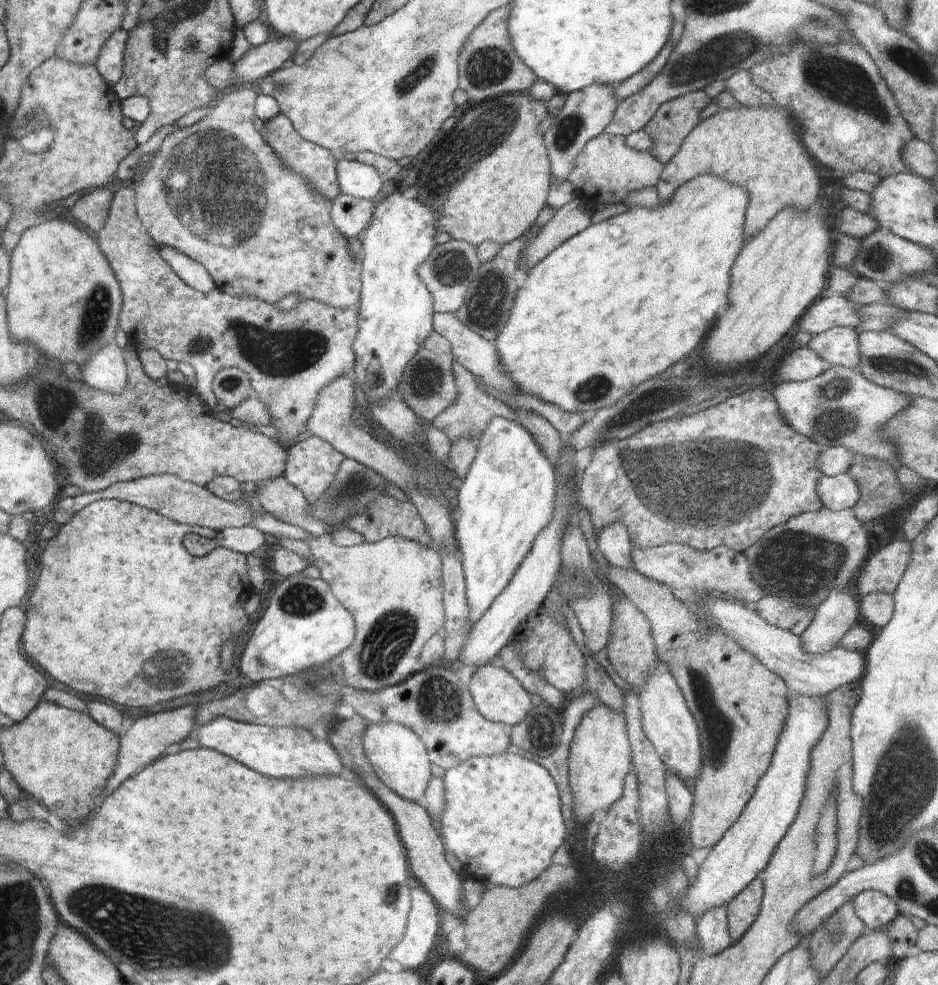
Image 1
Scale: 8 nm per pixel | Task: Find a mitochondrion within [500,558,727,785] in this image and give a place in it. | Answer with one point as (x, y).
(538, 730)

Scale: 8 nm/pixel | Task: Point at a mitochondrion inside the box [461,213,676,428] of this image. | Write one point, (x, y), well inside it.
(486, 305)

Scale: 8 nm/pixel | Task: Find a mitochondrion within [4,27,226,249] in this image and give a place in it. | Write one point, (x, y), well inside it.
(37, 124)

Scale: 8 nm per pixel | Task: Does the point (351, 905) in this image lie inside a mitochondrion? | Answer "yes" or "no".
no

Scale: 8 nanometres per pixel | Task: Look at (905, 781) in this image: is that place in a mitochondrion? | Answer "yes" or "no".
yes

